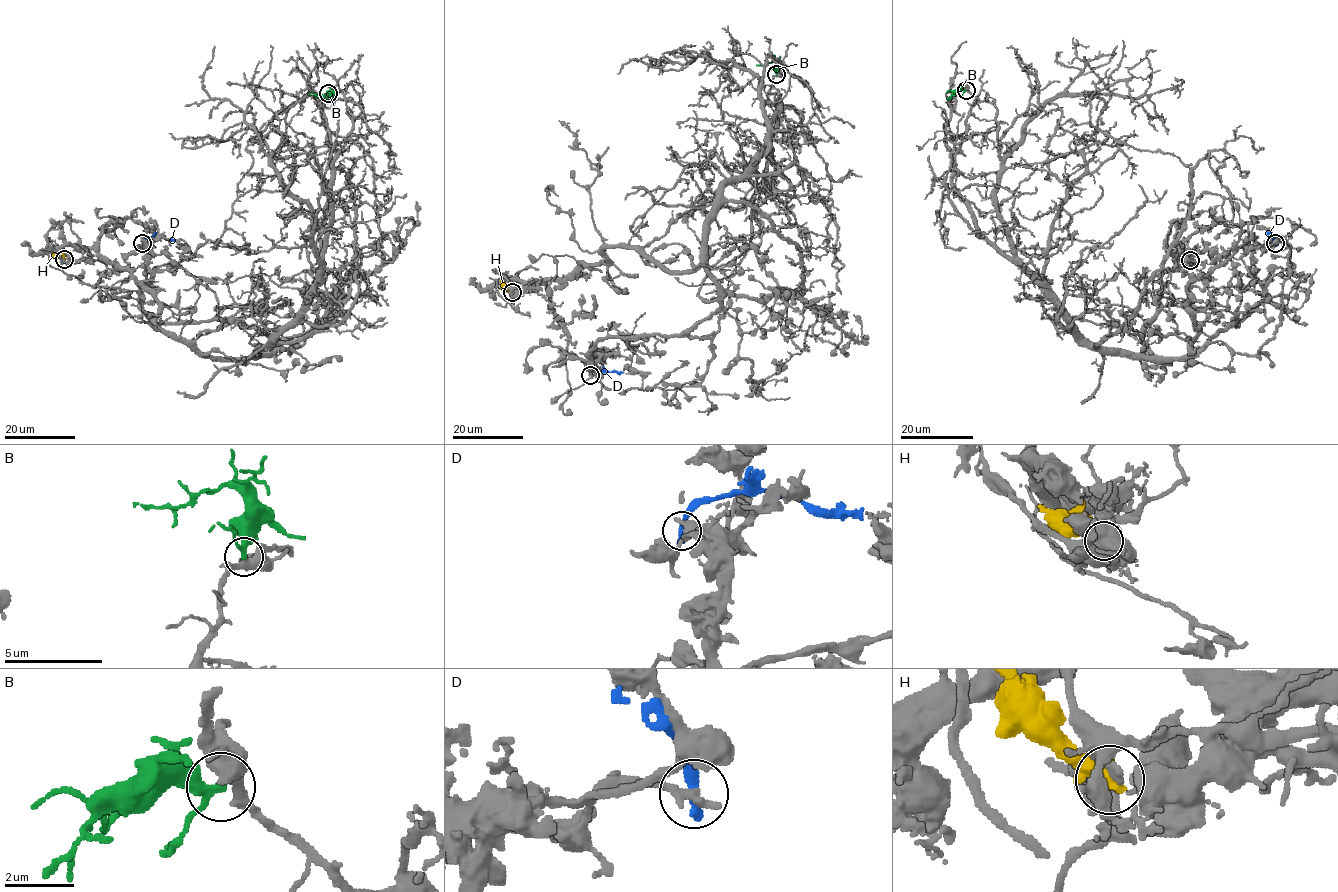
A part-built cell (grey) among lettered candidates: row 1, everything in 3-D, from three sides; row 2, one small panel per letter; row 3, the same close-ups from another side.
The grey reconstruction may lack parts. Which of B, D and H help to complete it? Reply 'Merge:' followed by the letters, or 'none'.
Merge: H

